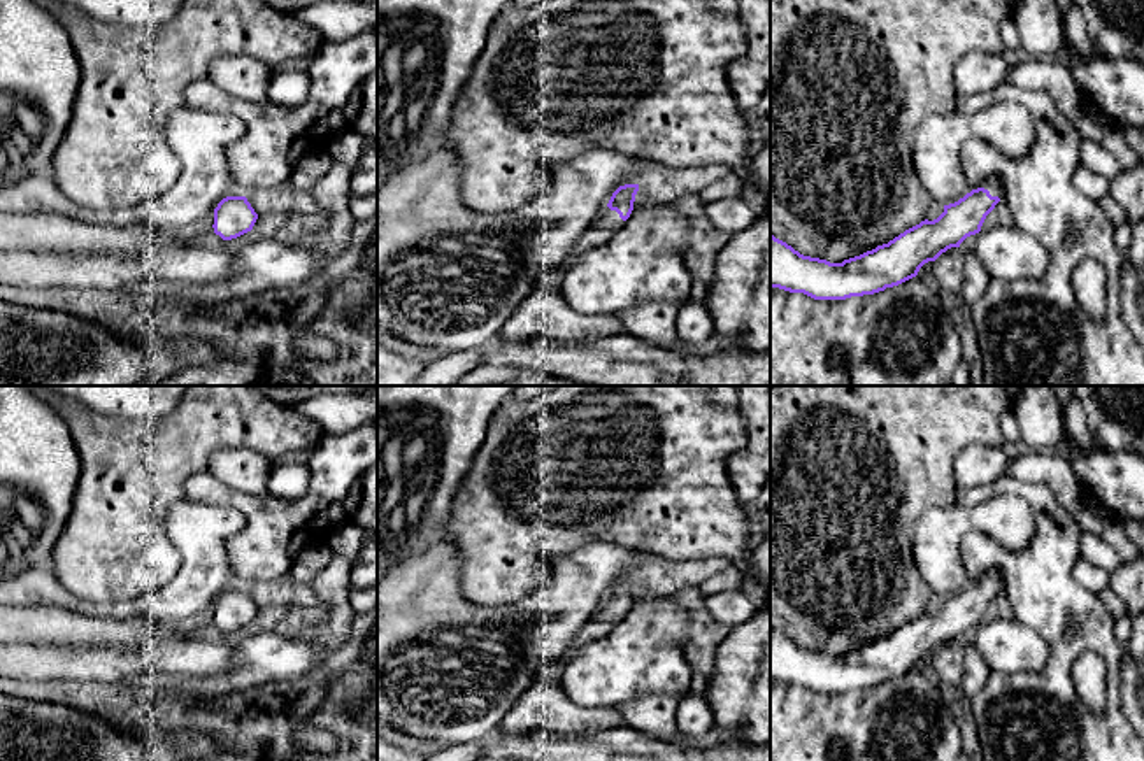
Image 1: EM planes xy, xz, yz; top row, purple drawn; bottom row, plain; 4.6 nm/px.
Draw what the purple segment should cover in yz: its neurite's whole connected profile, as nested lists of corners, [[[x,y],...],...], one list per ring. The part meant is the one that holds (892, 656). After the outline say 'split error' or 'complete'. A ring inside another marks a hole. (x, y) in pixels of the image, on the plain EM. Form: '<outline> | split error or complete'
[[[990,570],[933,614],[921,614],[888,637],[860,649],[830,656],[804,649],[770,626],[770,680],[804,686],[814,693],[846,693],[898,679],[942,645],[981,624],[986,608],[1004,587],[1004,577]]] | split error

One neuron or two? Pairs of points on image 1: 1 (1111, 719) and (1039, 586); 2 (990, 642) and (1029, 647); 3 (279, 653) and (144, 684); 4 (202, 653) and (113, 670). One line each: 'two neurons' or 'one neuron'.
1: one neuron
2: one neuron
3: one neuron
4: one neuron

